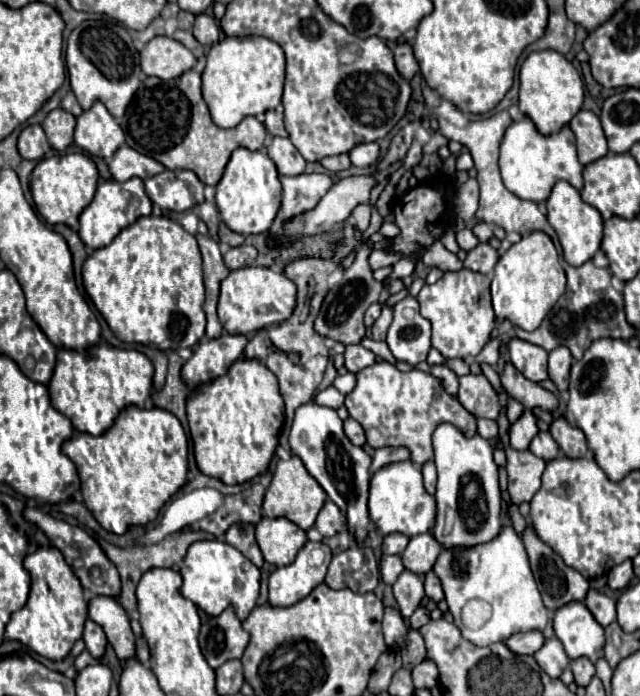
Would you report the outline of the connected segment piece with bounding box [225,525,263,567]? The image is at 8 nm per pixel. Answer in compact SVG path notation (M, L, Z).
M233 525L225 533L225 541L239 549L253 565L261 567L263 565L263 555L259 551L259 545L255 541L255 527L253 525Z

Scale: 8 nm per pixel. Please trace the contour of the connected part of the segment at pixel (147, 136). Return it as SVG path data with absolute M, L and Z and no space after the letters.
M195 69L171 81L147 77L129 103L121 129L131 149L157 159L167 169L189 169L203 185L219 183L233 149L261 149L267 137L265 125L257 117L245 117L233 129L217 127L201 97L201 75Z

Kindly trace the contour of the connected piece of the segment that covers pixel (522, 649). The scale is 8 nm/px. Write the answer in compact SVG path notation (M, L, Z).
M527 631L527 633L515 633L513 637L509 637L509 641L505 641L505 645L509 649L513 649L513 653L517 655L533 655L535 651L539 651L545 643L545 637L541 631Z

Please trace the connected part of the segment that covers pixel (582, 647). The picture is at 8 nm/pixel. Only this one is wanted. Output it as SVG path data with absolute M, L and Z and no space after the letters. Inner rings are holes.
M571 601L569 605L559 607L553 615L553 629L569 659L585 655L595 663L603 657L603 627L595 621L585 603Z

